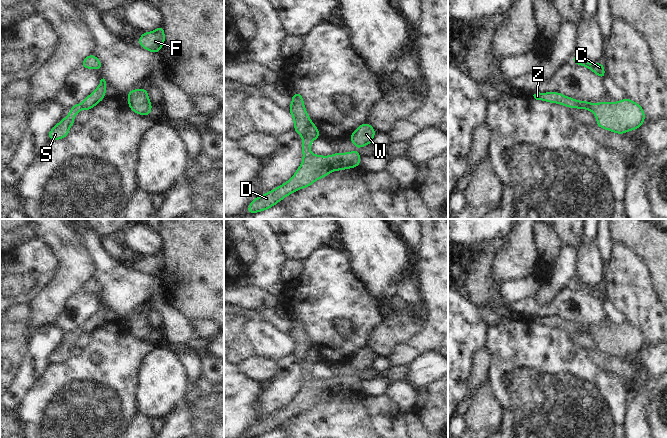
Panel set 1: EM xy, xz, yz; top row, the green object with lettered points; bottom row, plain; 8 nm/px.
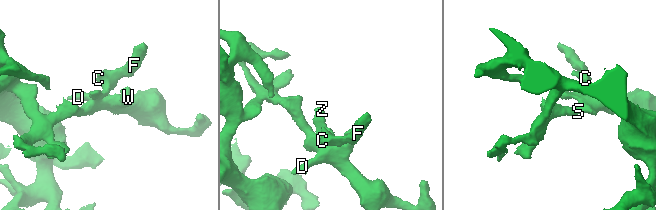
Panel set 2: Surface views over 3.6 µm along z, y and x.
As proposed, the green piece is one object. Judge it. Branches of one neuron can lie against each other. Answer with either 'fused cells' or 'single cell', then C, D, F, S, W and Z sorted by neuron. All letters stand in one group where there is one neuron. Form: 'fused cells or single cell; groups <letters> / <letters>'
fused cells; groups C F / D S W Z

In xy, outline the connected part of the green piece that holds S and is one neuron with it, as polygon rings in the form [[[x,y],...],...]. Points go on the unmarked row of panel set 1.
[[[74,328],[71,330],[69,338],[58,348],[56,348],[48,357],[49,364],[61,364],[69,359],[69,351],[75,348],[74,340],[82,334],[82,328]]]

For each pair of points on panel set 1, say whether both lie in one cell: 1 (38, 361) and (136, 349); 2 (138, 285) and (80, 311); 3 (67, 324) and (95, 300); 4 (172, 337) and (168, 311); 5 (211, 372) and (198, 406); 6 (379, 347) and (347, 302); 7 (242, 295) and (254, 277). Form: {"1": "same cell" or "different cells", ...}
{"1": "different cells", "2": "different cells", "3": "same cell", "4": "same cell", "5": "different cells", "6": "different cells", "7": "different cells"}

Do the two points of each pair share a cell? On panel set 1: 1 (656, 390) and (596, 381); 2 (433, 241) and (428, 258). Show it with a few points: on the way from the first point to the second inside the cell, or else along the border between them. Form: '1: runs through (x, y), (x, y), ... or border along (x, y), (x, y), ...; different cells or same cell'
1: border along (627, 384), (630, 397); different cells
2: runs through (433, 245), (432, 254); same cell

